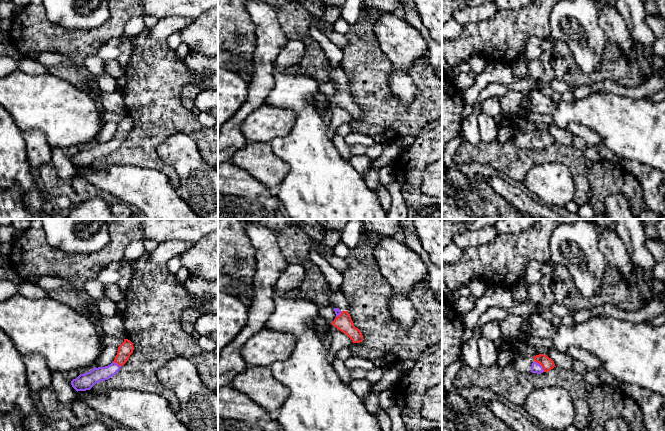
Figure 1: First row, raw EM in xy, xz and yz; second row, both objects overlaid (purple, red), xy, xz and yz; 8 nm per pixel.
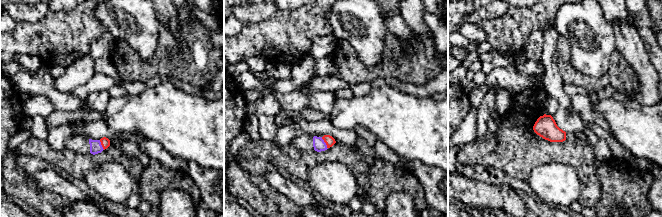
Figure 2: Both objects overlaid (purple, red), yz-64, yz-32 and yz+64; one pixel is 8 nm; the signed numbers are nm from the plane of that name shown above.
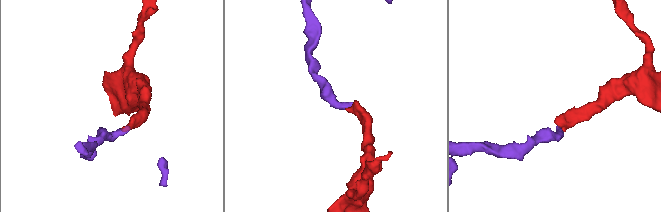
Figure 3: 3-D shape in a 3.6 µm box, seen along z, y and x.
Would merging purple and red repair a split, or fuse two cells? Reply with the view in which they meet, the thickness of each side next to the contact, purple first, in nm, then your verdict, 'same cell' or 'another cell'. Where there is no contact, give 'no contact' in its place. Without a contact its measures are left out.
meets purple in yz; 80 nm thick on the purple side, 100 nm on the other; same cell

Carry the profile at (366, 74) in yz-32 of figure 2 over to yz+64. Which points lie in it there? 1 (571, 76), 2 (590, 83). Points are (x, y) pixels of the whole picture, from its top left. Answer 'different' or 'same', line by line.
1: same
2: same

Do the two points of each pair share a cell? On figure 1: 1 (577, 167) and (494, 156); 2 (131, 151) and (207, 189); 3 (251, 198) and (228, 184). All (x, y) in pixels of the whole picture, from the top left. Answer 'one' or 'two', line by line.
1: one
2: two
3: one

